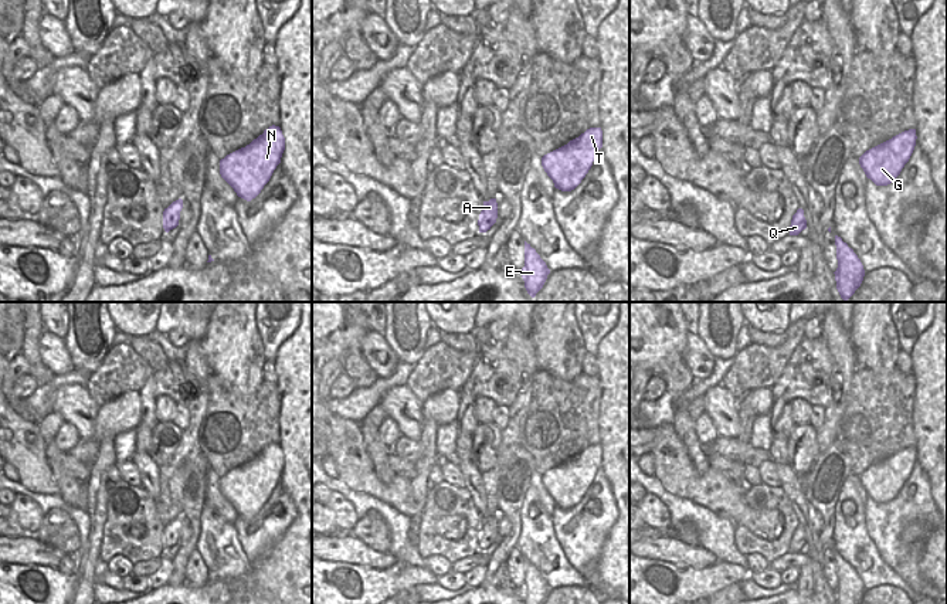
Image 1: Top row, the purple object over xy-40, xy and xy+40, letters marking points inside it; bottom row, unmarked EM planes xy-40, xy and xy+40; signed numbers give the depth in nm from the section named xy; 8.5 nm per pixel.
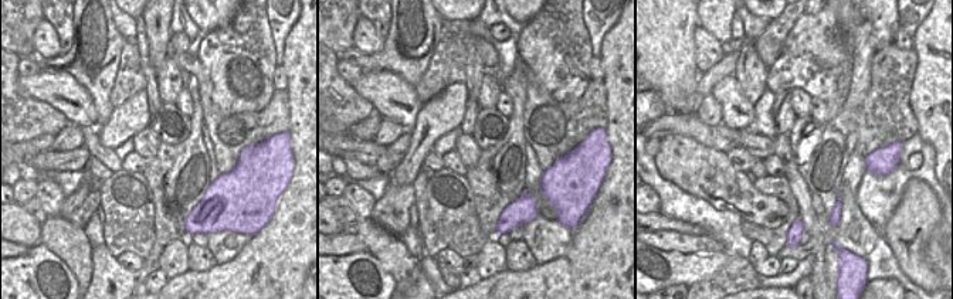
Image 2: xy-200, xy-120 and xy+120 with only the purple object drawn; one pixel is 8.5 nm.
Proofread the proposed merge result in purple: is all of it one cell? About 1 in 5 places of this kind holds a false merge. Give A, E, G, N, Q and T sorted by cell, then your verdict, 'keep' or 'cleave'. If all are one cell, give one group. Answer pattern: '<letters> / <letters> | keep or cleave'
A E G N Q T | keep

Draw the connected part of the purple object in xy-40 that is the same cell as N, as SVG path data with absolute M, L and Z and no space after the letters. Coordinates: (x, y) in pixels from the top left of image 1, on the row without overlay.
M272 442L250 462L221 476L220 492L238 515L251 519L269 499L284 468L282 448Z

